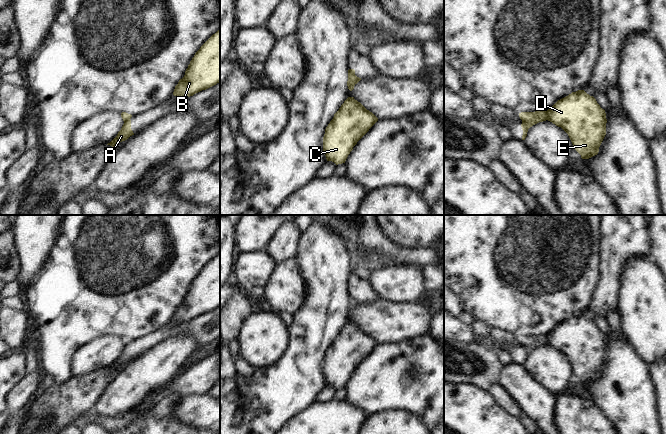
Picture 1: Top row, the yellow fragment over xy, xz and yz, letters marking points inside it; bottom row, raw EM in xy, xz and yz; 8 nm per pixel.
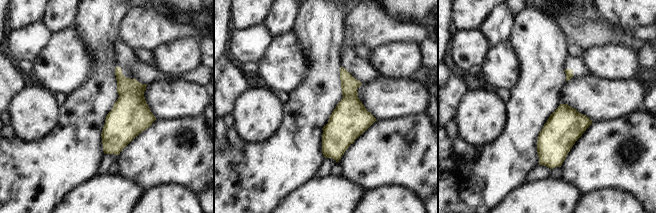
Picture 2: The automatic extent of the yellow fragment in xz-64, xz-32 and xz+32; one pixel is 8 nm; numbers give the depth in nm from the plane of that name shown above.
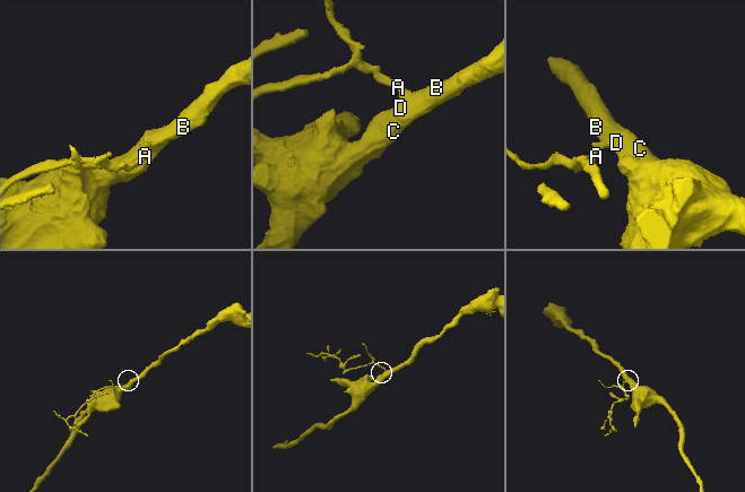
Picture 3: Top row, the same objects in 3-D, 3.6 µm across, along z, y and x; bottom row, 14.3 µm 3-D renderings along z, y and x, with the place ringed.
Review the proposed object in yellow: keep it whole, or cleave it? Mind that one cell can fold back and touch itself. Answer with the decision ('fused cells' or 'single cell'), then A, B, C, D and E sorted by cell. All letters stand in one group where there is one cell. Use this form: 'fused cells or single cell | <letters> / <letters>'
fused cells | A / B C D E

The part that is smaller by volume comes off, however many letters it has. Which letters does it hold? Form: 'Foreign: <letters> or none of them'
Foreign: A

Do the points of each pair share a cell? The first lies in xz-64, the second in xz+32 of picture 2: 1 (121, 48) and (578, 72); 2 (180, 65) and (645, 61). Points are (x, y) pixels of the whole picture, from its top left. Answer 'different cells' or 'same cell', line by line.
1: same cell
2: different cells

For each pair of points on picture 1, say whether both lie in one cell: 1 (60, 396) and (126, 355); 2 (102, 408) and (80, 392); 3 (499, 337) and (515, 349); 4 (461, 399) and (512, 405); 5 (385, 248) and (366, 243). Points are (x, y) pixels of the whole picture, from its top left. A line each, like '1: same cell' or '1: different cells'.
1: different cells
2: different cells
3: same cell
4: different cells
5: same cell

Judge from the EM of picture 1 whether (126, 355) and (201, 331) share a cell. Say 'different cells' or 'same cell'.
same cell

